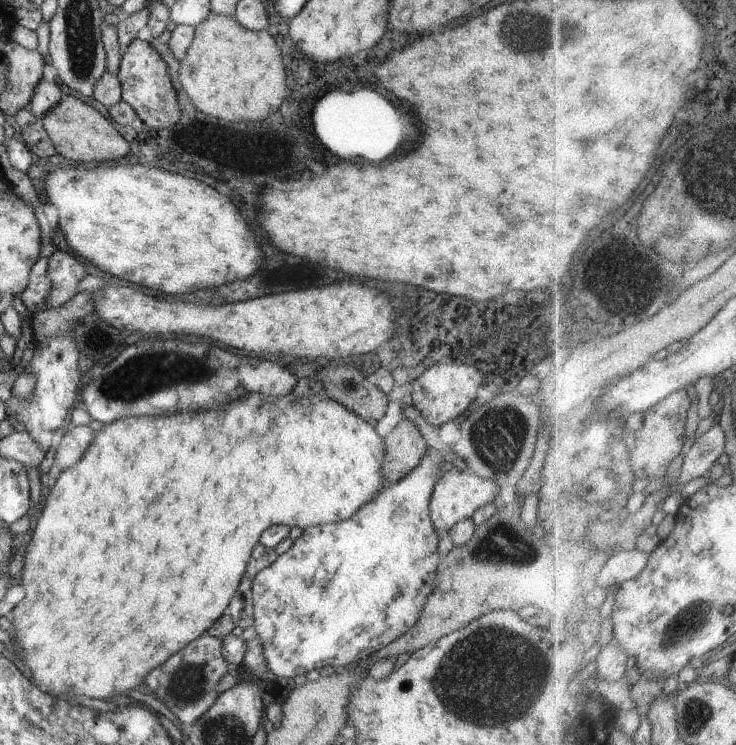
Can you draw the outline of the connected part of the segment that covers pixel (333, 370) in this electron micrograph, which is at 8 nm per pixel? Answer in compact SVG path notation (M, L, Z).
M352 365L322 366L314 376L322 382L326 395L365 421L375 424L384 416L389 395L366 380L362 372Z

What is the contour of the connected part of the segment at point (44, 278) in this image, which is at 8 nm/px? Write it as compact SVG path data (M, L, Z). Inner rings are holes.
M42 256L36 261L29 274L28 286L21 294L21 300L30 313L47 308L53 285L48 276L49 260L50 257Z

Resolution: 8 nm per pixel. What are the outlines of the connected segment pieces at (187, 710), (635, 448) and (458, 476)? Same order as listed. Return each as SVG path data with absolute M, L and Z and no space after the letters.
M206 632L182 647L176 656L154 668L146 678L145 683L164 700L162 703L182 724L190 726L195 723L220 694L216 685L218 679L228 670L228 662L222 654L222 643L222 639L214 638Z
M680 389L670 394L644 413L643 425L637 430L625 427L625 443L631 450L631 463L638 478L664 479L672 462L682 454L686 446L686 424L688 412L692 408L692 398L688 390Z
M453 467L450 471L446 471L433 488L429 502L430 518L436 532L447 533L457 522L471 518L477 508L492 503L494 496L500 490L501 487L496 483L484 480L468 469L460 472L456 467Z

